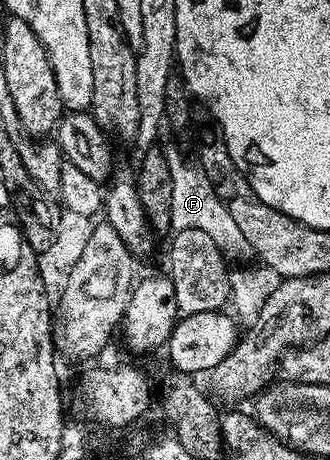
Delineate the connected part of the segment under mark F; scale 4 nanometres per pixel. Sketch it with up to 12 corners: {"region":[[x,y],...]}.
{"region":[[166,147],[172,229],[198,228],[224,258],[253,248],[198,161]]}

